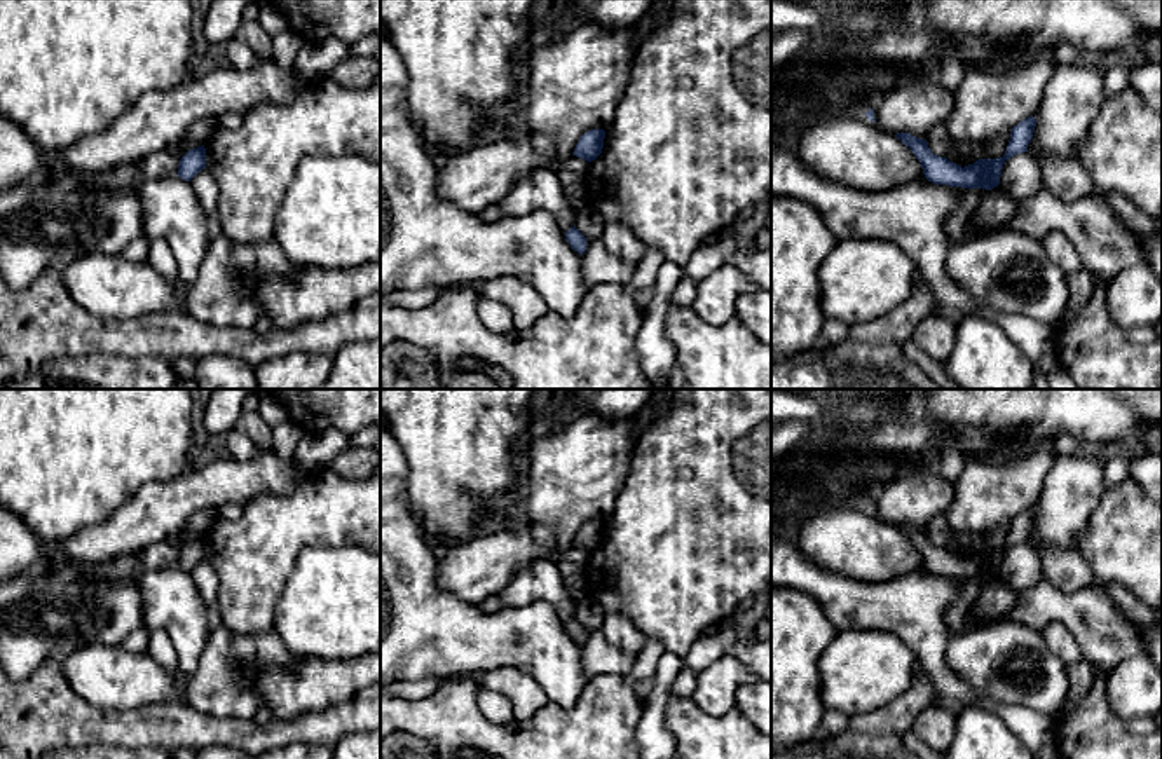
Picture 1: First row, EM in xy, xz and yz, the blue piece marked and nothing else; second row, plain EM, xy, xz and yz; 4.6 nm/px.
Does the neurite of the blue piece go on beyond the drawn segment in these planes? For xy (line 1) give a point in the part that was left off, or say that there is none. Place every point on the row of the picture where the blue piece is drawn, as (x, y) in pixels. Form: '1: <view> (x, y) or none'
1: none

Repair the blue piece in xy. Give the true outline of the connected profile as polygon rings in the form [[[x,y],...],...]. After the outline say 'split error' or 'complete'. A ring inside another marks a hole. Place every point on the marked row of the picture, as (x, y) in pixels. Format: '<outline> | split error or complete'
[[[197,147],[188,150],[178,164],[178,174],[180,178],[183,178],[185,181],[190,181],[199,171],[202,171],[206,168],[206,148]]] | complete

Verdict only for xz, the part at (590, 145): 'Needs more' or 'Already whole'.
Already whole

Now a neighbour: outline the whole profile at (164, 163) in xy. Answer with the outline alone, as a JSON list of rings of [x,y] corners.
[[[206,117],[195,122],[180,145],[173,150],[148,154],[136,161],[143,180],[155,180],[178,174],[180,159],[192,148],[202,147],[216,131],[218,117]]]

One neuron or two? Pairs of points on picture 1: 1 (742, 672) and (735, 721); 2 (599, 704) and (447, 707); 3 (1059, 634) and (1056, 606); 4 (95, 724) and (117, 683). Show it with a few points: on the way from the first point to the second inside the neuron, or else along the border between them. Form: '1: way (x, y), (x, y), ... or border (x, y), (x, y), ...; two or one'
1: border (695, 702), (710, 714), (726, 714), (735, 709); two
2: way (560, 737), (485, 735); one
3: border (1040, 630), (1061, 623), (1082, 656); two
4: border (70, 684), (91, 704), (117, 711); two

